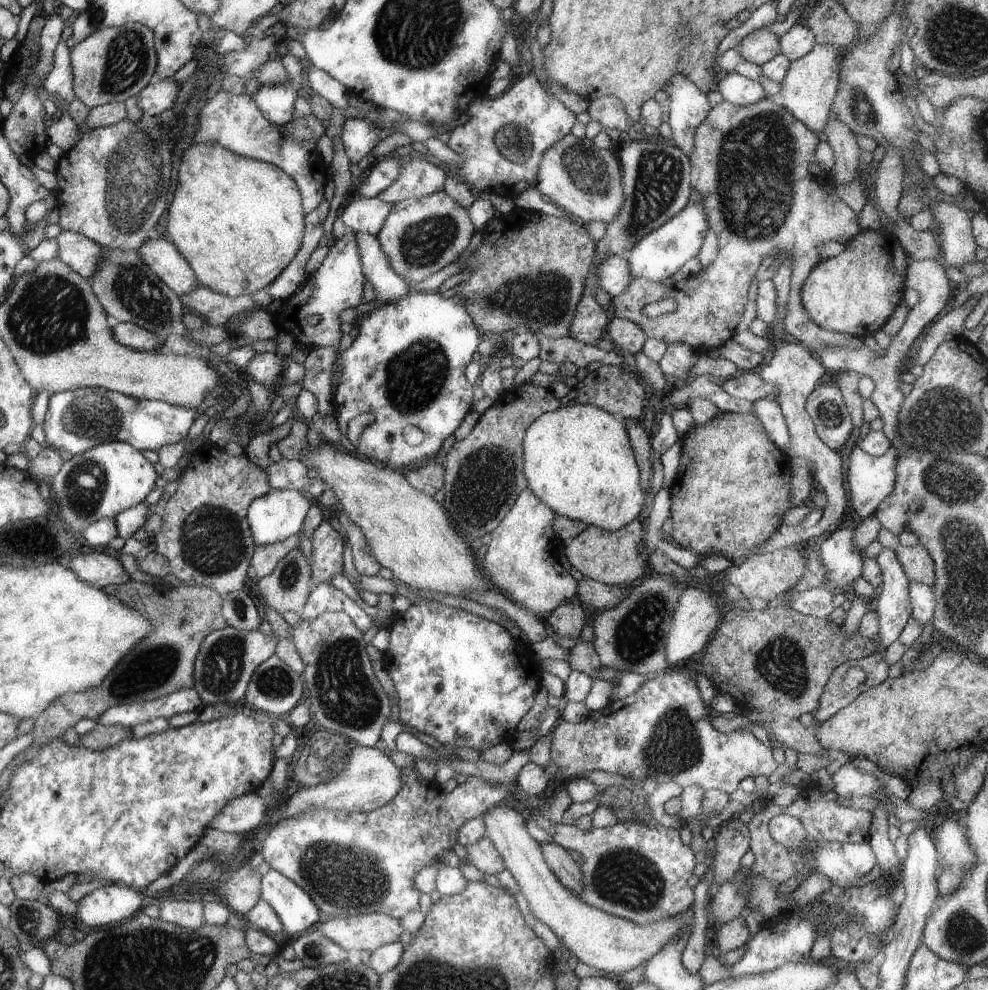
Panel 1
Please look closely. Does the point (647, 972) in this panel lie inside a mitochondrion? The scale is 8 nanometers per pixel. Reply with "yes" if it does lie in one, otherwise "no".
no

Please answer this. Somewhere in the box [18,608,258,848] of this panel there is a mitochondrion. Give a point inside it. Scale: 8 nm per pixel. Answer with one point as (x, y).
(221, 668)

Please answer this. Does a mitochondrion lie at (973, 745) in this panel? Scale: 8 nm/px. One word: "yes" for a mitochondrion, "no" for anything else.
no

